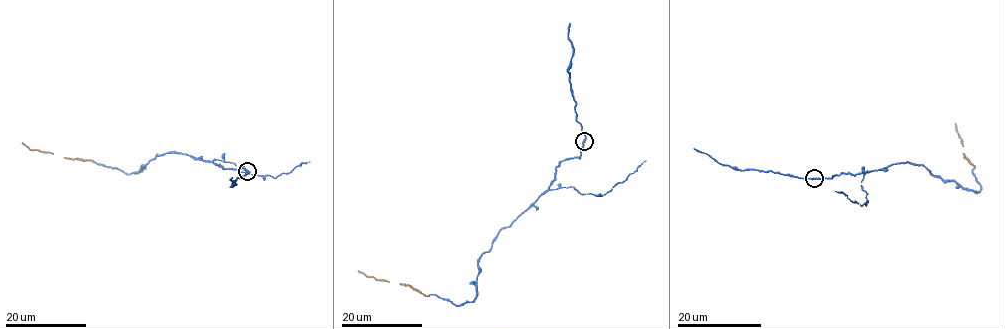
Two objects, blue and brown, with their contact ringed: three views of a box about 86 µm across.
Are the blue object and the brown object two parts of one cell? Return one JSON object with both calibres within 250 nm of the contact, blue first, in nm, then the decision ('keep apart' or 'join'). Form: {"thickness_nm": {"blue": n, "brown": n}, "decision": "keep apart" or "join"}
{"thickness_nm": {"blue": 360, "brown": 180}, "decision": "join"}

